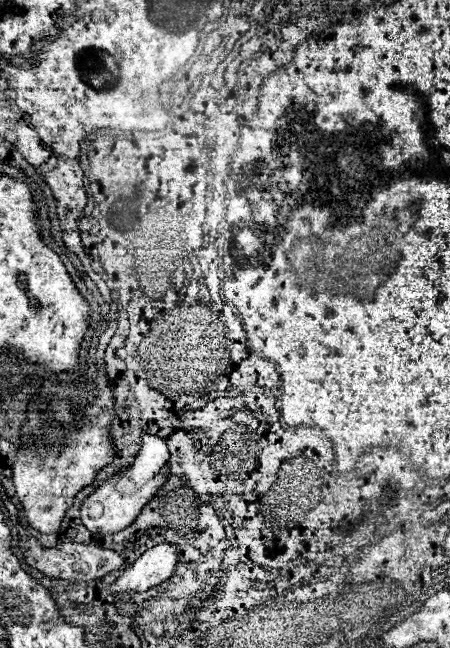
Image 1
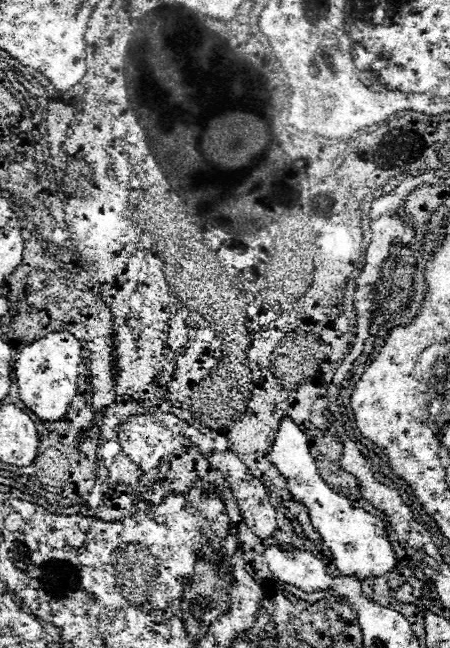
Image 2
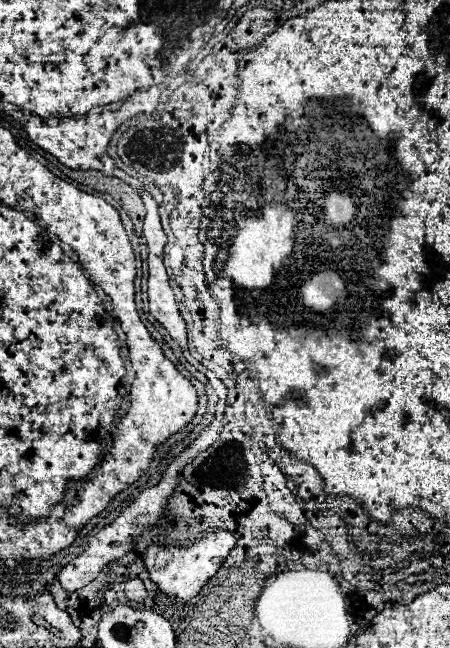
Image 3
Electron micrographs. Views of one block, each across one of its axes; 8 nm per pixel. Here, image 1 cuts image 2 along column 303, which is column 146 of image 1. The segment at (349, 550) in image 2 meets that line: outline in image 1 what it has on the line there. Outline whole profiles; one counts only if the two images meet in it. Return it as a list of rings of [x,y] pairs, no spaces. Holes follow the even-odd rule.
[[[148,432],[142,434],[142,446],[134,458],[134,462],[126,468],[120,468],[116,474],[112,474],[108,480],[104,480],[90,496],[82,500],[80,506],[80,520],[82,524],[96,534],[114,534],[124,530],[134,522],[134,518],[140,514],[140,510],[154,498],[158,488],[166,482],[168,470],[164,466],[168,464],[168,448],[166,442],[158,436],[152,436]]]

